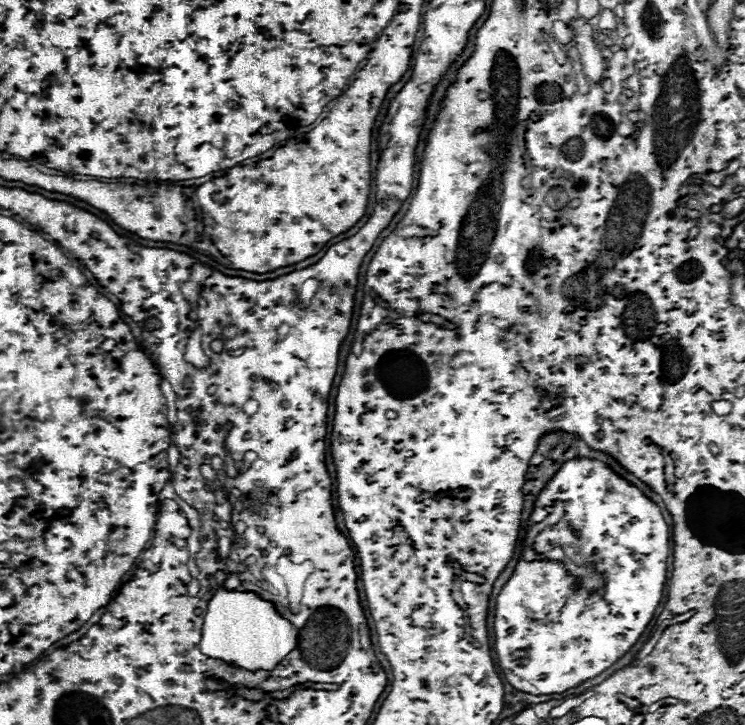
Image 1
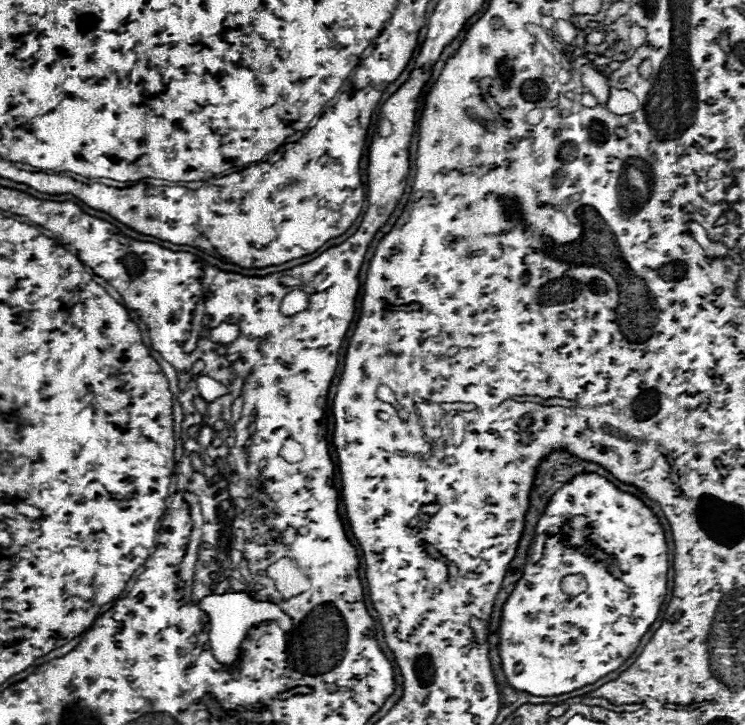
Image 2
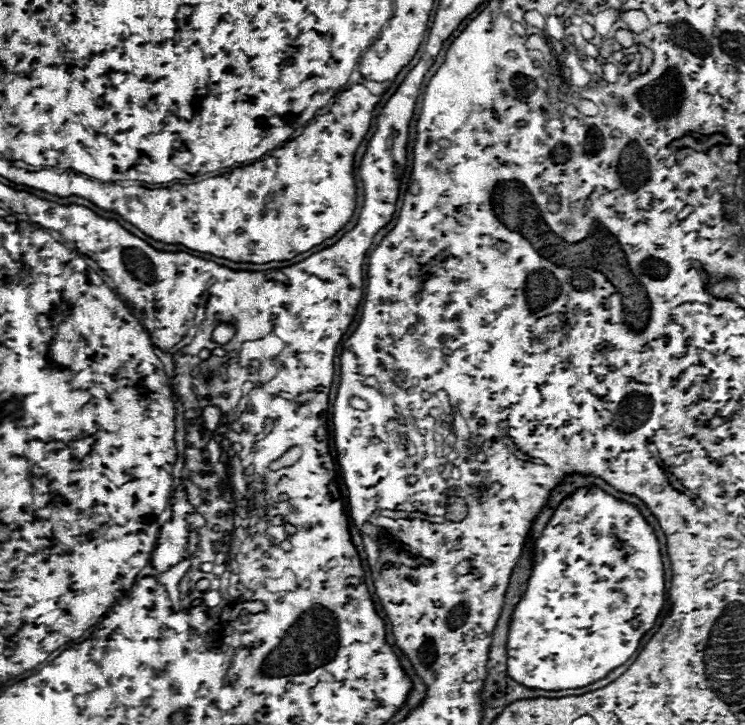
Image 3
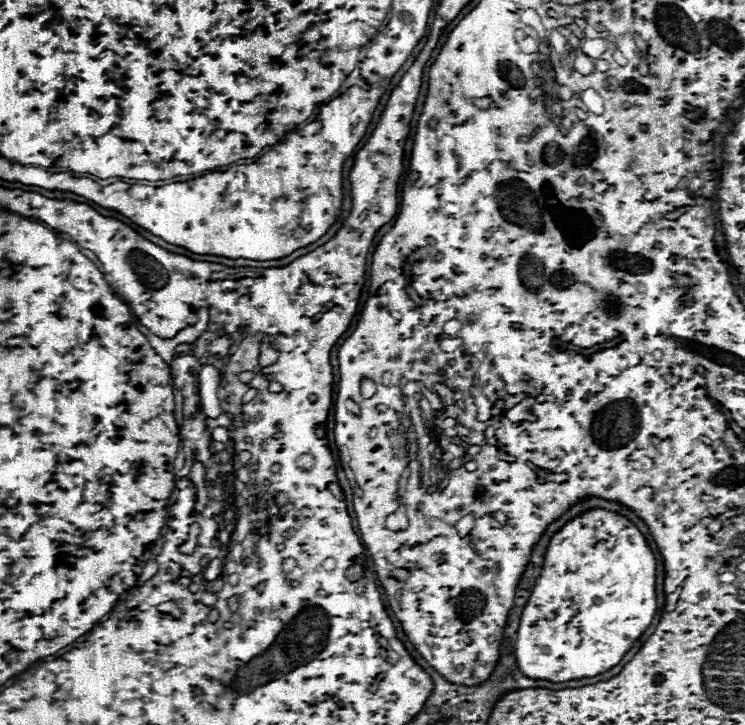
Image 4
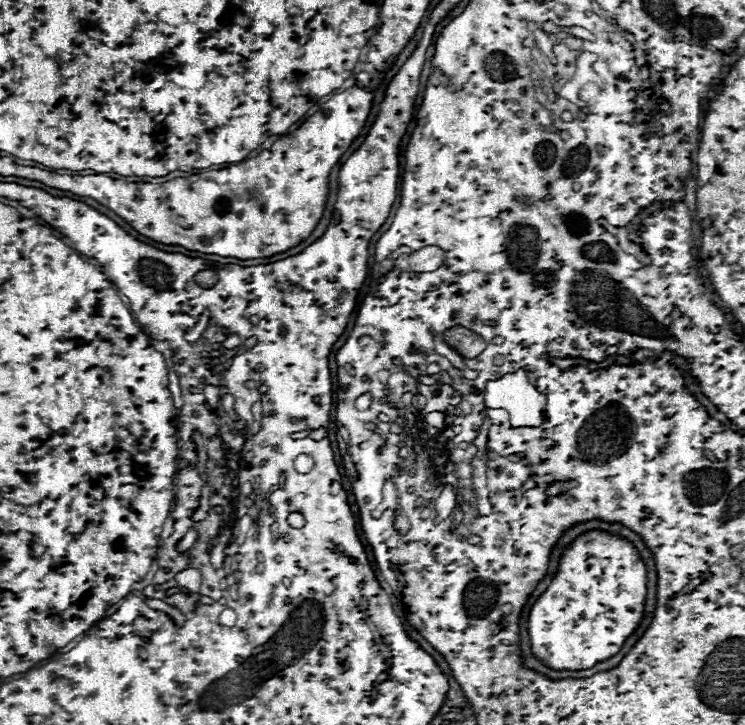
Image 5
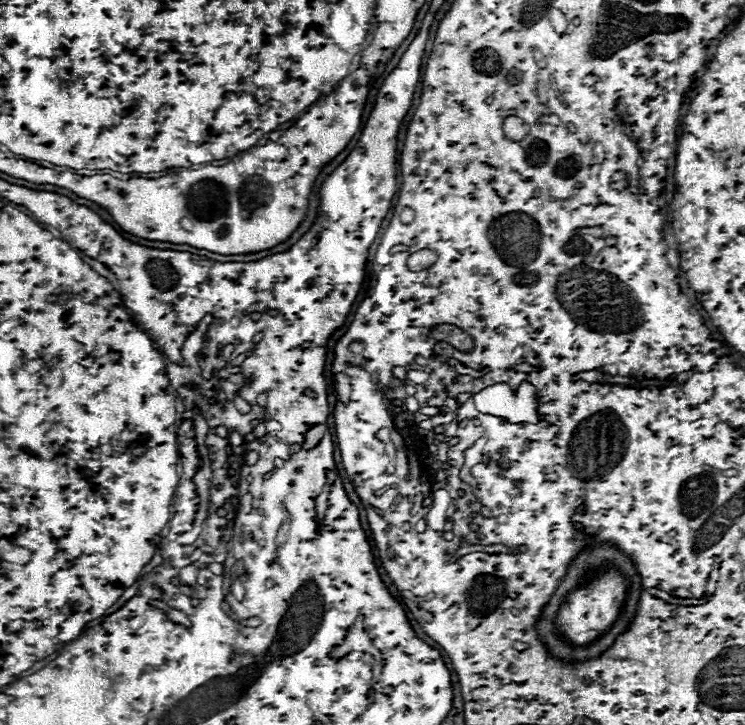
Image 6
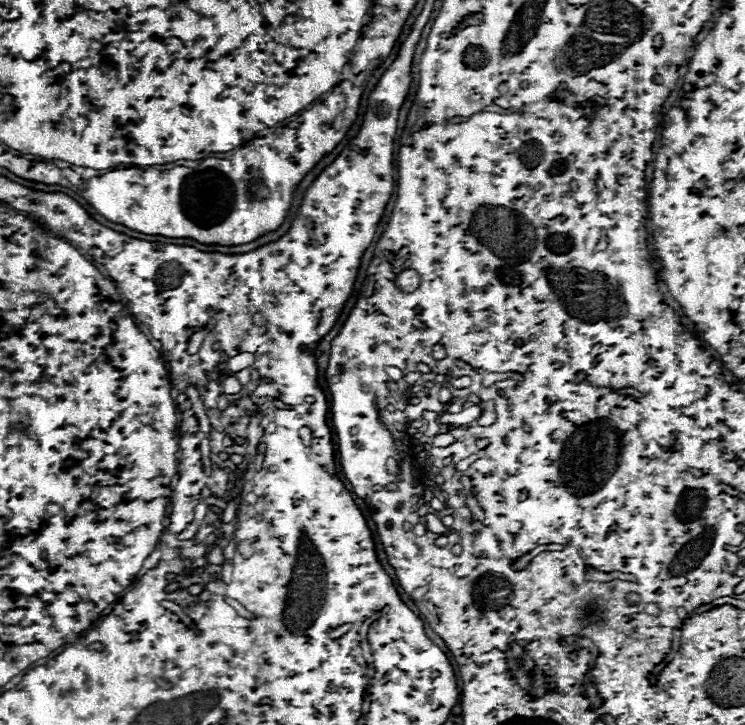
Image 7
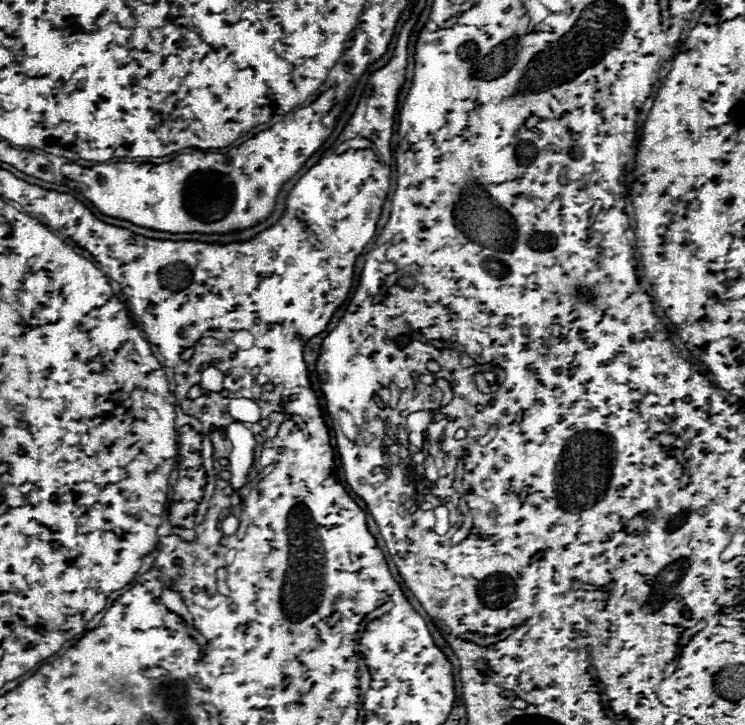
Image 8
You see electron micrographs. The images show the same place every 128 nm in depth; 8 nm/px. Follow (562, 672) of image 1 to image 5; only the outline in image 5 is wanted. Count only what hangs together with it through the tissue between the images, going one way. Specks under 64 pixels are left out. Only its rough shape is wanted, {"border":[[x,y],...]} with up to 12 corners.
{"border":[[588,530],[528,614],[534,658],[586,670],[640,626],[646,564]]}

